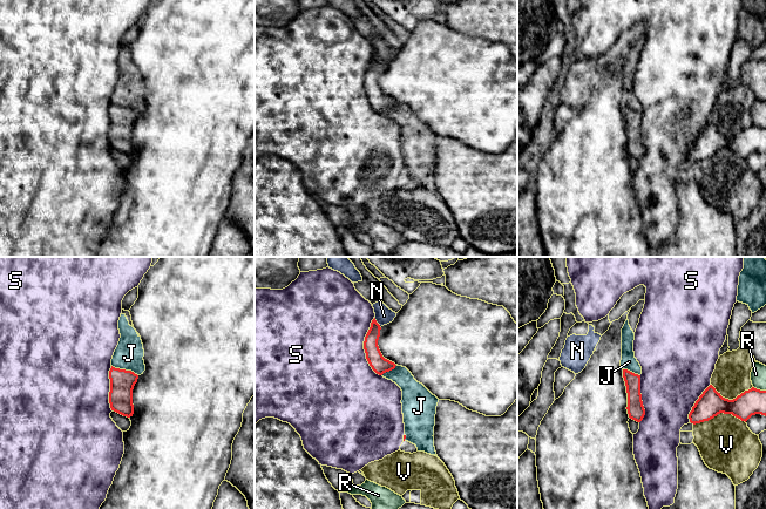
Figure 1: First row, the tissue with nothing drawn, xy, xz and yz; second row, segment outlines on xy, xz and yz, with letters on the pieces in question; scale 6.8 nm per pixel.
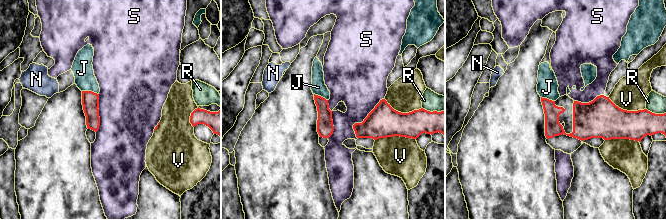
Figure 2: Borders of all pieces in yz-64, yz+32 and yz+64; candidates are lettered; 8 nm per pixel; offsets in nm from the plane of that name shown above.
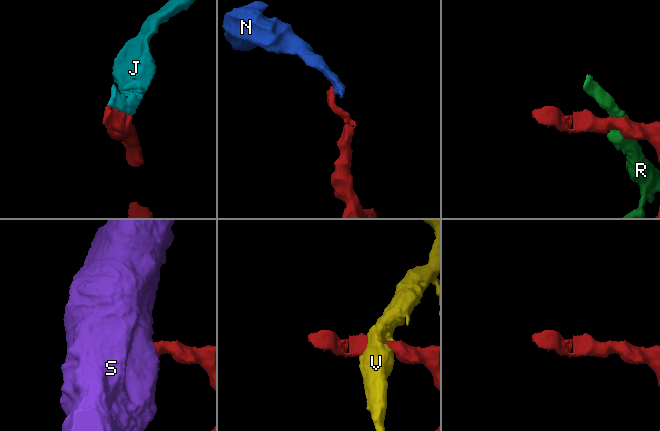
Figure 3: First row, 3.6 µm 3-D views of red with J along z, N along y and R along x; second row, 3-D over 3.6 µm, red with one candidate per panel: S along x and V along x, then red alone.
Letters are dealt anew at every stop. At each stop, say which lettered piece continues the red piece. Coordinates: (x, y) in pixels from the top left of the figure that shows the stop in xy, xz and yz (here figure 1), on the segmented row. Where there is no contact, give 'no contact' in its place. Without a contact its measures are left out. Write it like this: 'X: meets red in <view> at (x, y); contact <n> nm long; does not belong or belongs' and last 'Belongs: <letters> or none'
J: meets red in xy at (124, 370); contact 200 nm long; does not belong
N: meets red in xz at (377, 323); contact 90 nm long; does not belong
R: meets red in yz at (759, 389); contact 90 nm long; does not belong
S: meets red in xz at (364, 348); contact 400 nm long; does not belong
V: meets red in yz at (719, 413); contact 360 nm long; does not belong
Belongs: none

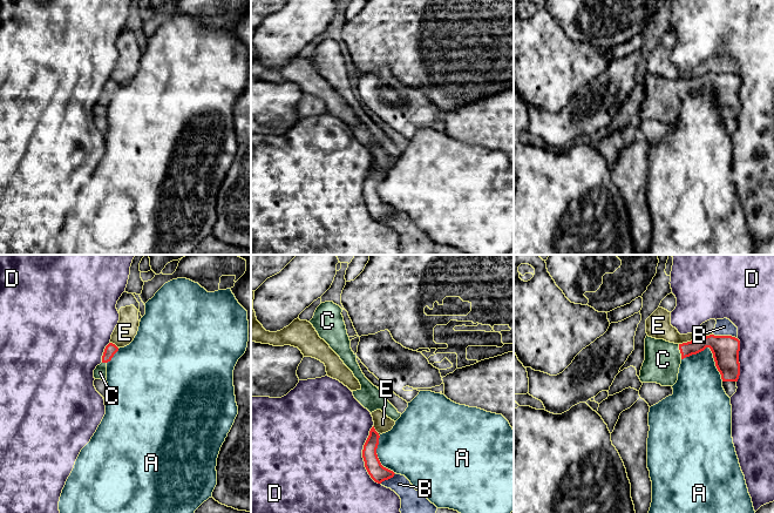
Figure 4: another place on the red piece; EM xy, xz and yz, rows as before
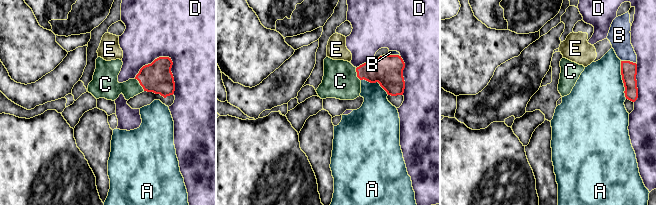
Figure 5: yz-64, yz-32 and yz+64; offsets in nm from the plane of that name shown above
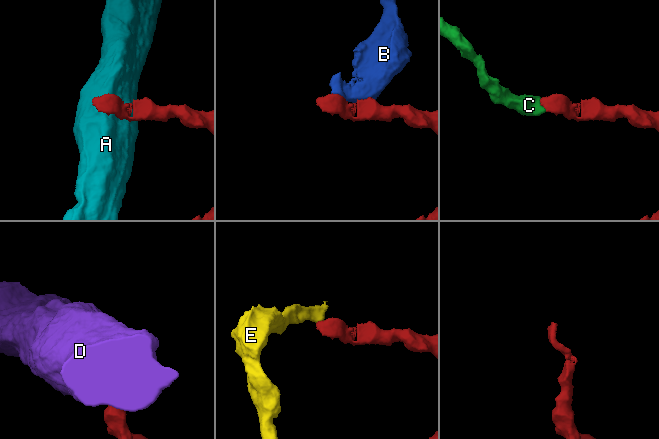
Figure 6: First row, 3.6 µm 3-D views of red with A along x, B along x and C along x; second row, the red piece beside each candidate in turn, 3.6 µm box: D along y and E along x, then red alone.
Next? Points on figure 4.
A: meets red in yz at (711, 350); contact 320 nm long; does not belong
B: meets red in yz at (725, 336); contact 170 nm long; does not belong
C: meets red in yz at (680, 351); contact 110 nm long; belongs
D: meets red in xz at (362, 457); contact 400 nm long; does not belong
E: meets red in yz at (686, 343); contact 110 nm long; does not belong
Belongs: C

